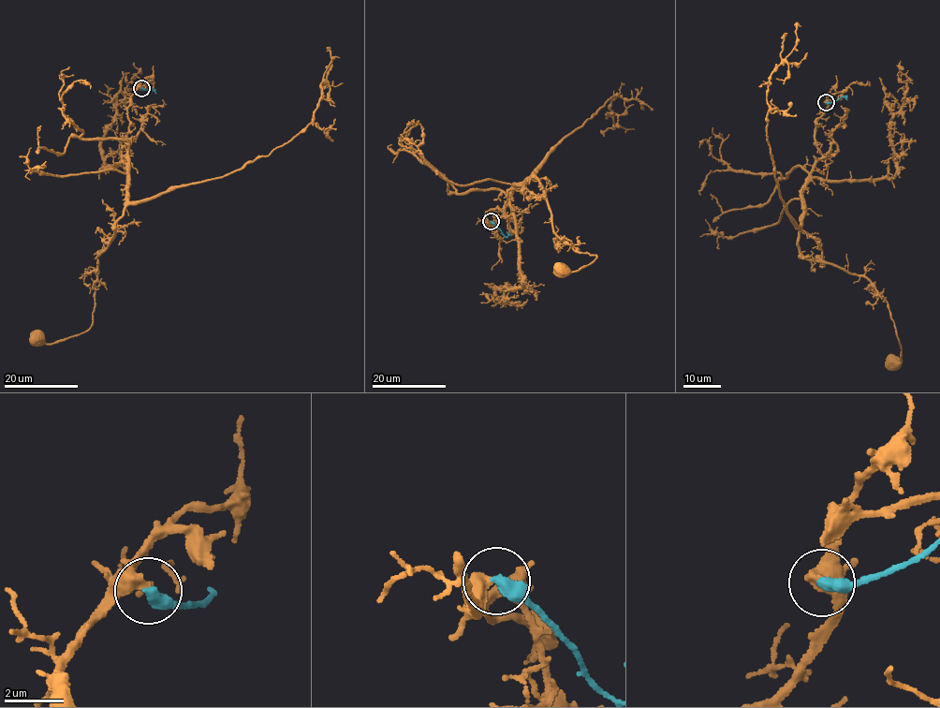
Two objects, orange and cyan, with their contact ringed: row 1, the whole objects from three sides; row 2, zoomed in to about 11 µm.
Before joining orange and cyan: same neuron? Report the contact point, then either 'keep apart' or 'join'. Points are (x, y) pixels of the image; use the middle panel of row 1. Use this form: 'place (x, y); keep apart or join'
place (491, 221); keep apart

